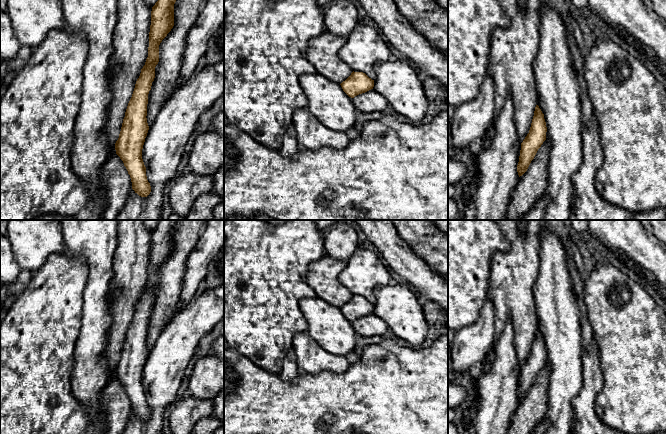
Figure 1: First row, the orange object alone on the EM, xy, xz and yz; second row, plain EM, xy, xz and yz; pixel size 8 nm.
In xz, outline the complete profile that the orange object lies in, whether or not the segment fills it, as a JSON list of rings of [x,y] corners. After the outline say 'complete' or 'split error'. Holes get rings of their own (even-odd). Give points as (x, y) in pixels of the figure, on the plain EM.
[[[324,254],[308,266],[306,282],[315,291],[316,297],[341,309],[351,322],[374,311],[374,304],[363,296],[354,296],[338,279],[346,262]]] | split error

